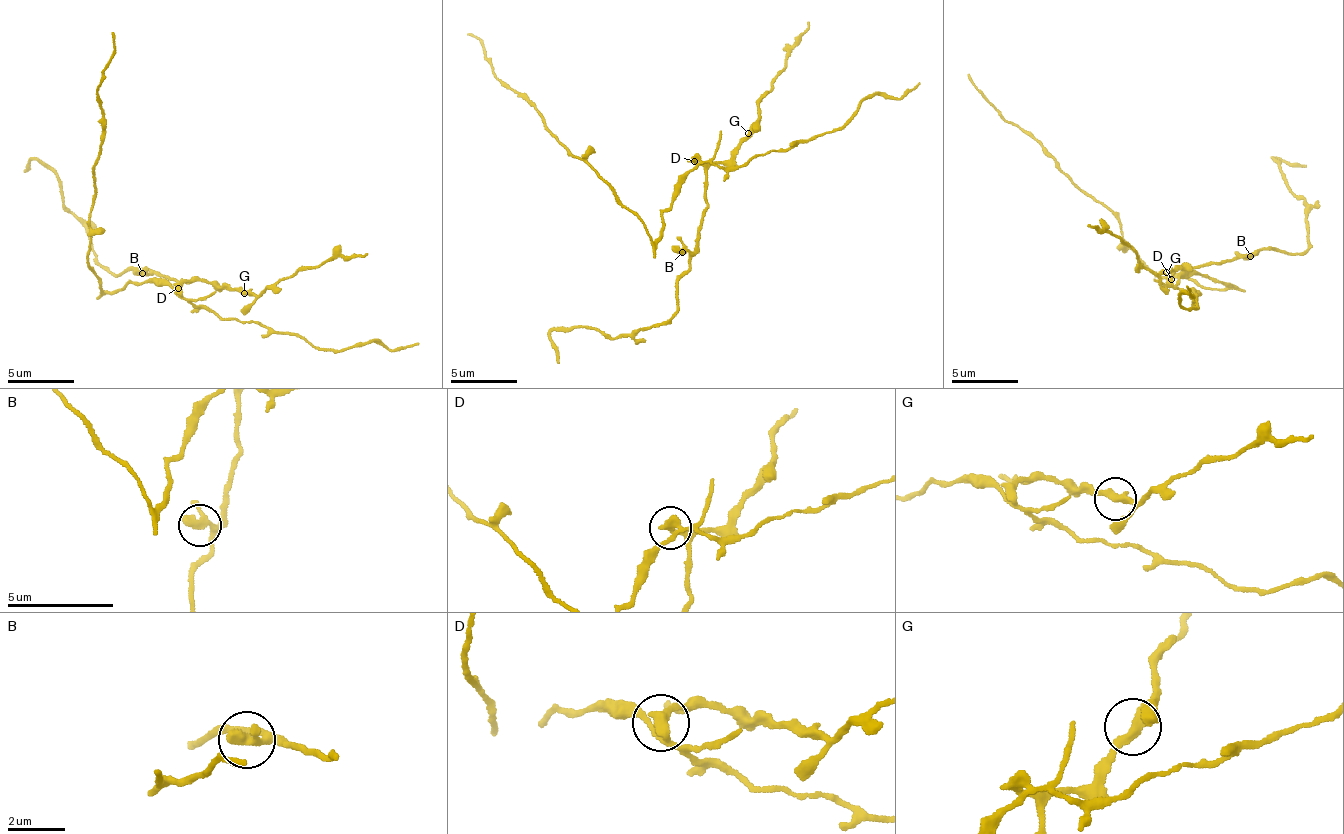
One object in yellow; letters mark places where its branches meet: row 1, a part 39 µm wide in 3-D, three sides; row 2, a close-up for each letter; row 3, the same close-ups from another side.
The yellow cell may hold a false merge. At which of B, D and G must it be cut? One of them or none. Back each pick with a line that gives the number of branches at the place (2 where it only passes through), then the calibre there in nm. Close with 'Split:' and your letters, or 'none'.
D: 3 | 280 nm
Split: D

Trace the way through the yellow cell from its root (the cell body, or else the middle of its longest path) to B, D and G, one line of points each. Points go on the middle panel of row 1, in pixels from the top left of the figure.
B: (672, 201), (675, 182), (695, 162), (701, 164), (705, 171), (705, 215), (695, 249), (682, 252)
D: (672, 201), (675, 182), (696, 165), (695, 162)
G: (672, 201), (675, 182), (696, 165), (695, 162), (722, 162), (748, 133)

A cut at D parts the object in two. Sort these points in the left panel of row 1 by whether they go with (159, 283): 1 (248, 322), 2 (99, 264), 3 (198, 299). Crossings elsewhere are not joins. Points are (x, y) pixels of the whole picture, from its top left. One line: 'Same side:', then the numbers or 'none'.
Same side: 1, 3

